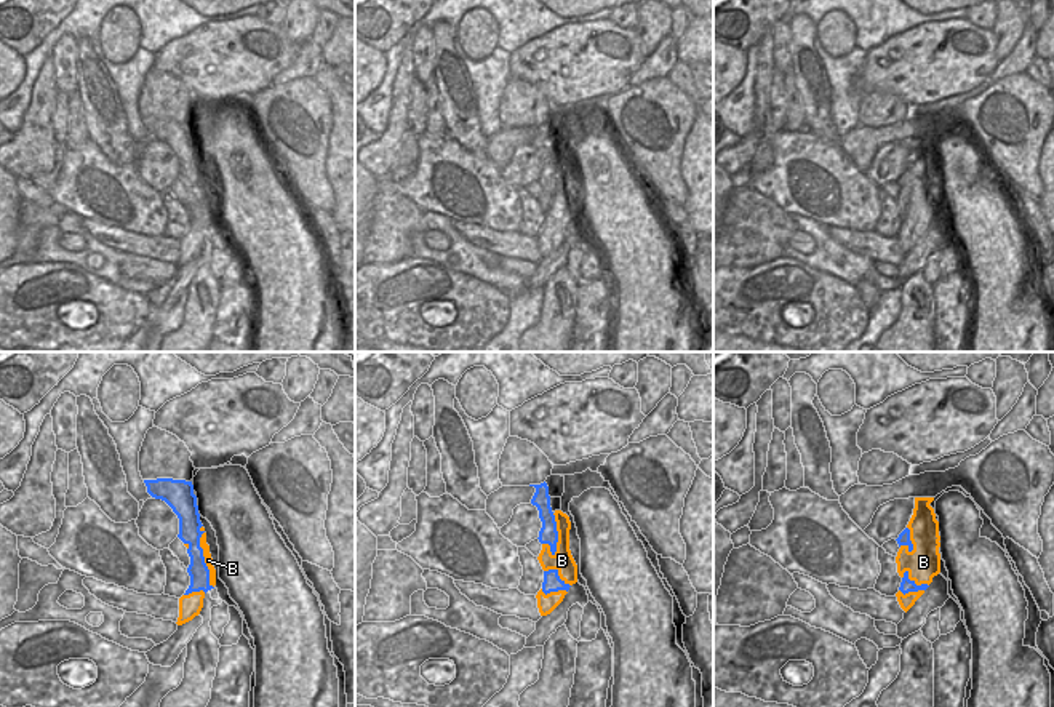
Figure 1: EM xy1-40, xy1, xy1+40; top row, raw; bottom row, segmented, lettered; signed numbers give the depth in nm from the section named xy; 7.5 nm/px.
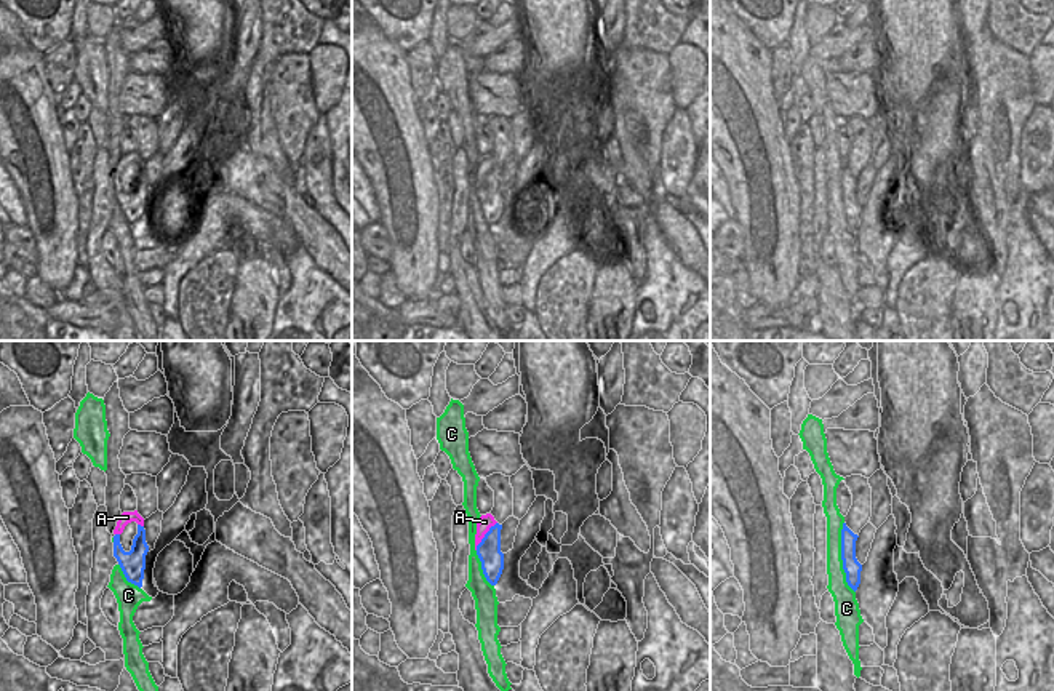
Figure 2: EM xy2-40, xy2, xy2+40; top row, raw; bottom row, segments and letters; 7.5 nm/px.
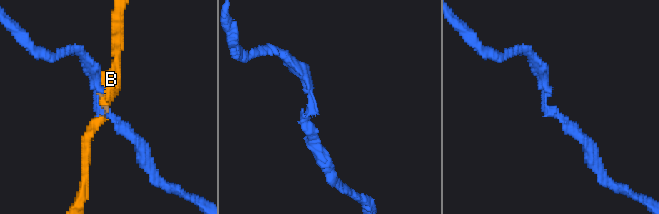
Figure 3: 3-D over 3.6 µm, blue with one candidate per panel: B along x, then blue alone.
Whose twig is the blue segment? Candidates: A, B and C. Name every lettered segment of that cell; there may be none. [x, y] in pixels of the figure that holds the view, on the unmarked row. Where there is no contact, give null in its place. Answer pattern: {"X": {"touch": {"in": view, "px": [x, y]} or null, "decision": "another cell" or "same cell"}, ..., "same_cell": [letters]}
{"A": {"touch": {"in": "xy2", "px": [485, 178]}, "decision": "same cell"}, "B": {"touch": {"in": "xy1-40", "px": [203, 199]}, "decision": "another cell"}, "C": {"touch": {"in": "xy2+40", "px": [842, 199]}, "decision": "another cell"}, "same_cell": ["A"]}

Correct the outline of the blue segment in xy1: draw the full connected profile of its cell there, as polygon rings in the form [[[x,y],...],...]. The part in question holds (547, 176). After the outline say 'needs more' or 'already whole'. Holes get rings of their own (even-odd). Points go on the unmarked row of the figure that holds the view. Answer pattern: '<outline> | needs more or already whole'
[[[545,123],[541,126],[529,126],[529,128],[536,130],[531,146],[537,149],[539,160],[542,163],[542,170],[539,173],[537,181],[541,186],[549,186],[552,197],[555,197],[557,184],[558,184],[558,173],[557,173],[555,157],[550,149],[549,128]]] | already whole

